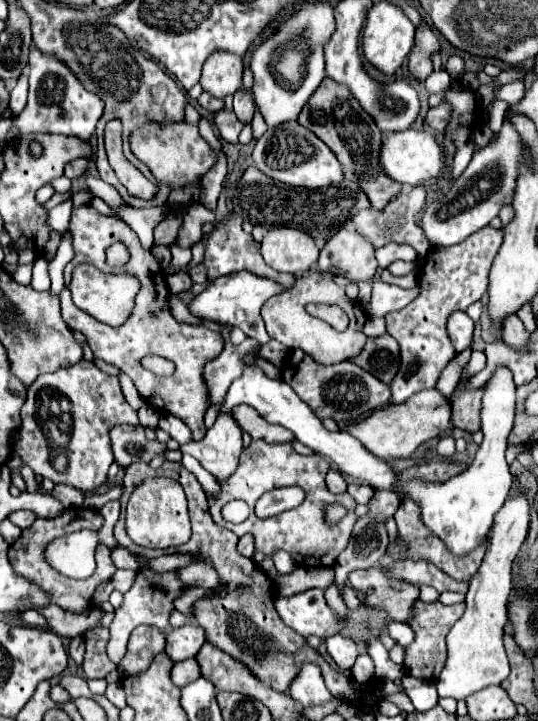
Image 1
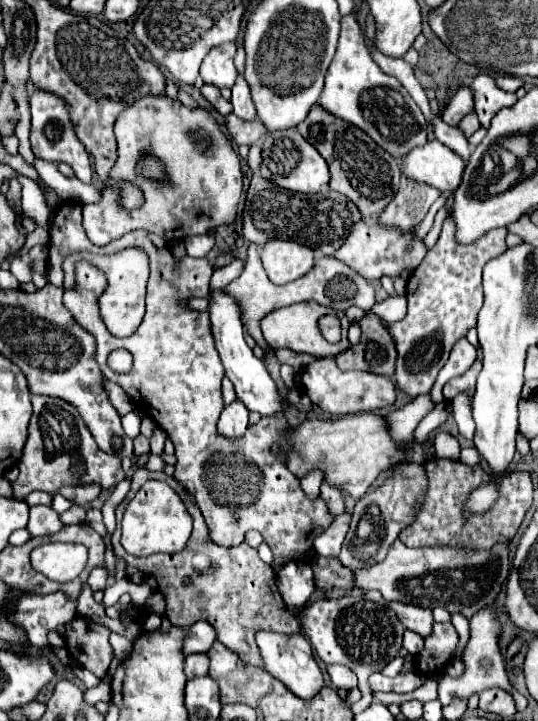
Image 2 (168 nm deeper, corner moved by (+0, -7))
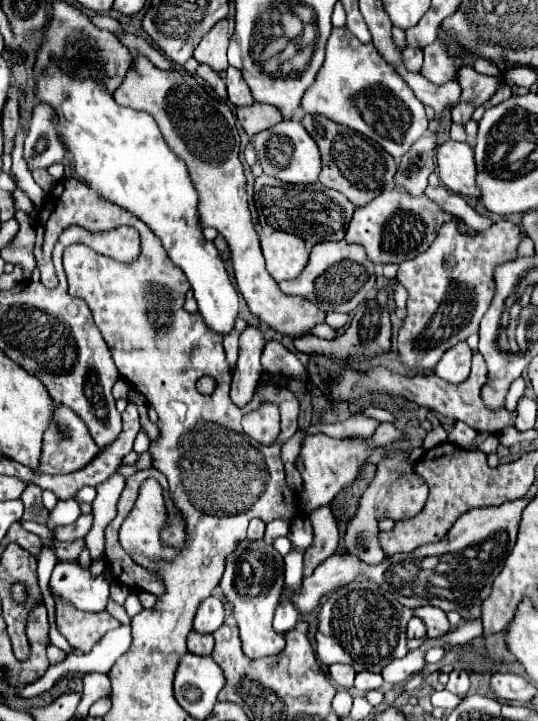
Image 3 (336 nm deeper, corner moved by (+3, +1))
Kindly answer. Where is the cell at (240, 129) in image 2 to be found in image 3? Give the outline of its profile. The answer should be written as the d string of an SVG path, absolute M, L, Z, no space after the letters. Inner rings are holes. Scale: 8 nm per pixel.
M254 102L252 106L246 106L246 108L236 108L236 118L250 138L262 130L272 128L274 124L278 124L282 120L282 116L280 116L280 112L276 112L276 108L272 108L268 104L258 104L258 102Z

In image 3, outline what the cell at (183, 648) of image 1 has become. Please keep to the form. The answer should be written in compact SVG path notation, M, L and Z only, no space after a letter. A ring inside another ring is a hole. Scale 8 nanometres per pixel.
M210 596L206 598L194 618L194 632L198 634L212 634L216 632L226 618L226 608L224 602L218 596Z

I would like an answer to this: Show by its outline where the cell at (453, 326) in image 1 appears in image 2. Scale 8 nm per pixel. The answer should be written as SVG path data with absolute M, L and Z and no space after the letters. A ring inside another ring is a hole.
M467 338L457 340L457 344L455 344L453 350L451 350L451 356L449 356L447 364L445 364L443 370L439 372L437 382L435 382L435 386L431 388L431 392L429 392L433 404L439 404L439 402L441 402L441 390L443 390L443 386L445 386L451 378L463 376L463 372L467 372L467 368L471 368L471 364L475 362L475 358L477 358L477 352L475 352L475 348L467 342Z

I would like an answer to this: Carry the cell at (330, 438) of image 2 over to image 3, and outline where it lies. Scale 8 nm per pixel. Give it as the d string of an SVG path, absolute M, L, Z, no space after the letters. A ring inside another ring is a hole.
M382 422L376 428L374 436L370 436L370 438L342 438L342 440L338 440L338 438L330 438L326 434L308 436L304 440L302 450L298 454L298 460L296 460L296 468L300 470L302 480L304 480L304 492L300 492L300 496L298 496L302 510L308 514L318 506L330 504L340 492L352 488L360 476L362 466L368 462L372 452L378 446L390 446L398 438L400 438L400 432L396 430L394 424L388 424L388 422Z

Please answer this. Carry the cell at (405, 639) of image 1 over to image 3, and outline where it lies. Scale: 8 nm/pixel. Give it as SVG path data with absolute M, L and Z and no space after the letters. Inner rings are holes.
M410 618L410 622L408 622L408 638L424 638L424 636L426 636L424 622L420 618Z

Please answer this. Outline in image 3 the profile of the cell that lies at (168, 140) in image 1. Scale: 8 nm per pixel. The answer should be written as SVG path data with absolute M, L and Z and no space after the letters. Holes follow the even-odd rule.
M146 56L134 58L132 70L114 92L114 100L120 106L148 112L156 120L172 152L176 152L176 156L186 162L192 184L198 192L200 224L216 228L228 240L236 284L240 294L246 298L250 312L266 322L272 330L290 338L300 338L308 334L308 330L312 330L316 324L322 324L326 318L322 310L318 310L306 298L282 294L278 290L278 284L272 280L272 276L268 276L268 270L264 268L258 234L250 220L246 202L246 178L242 162L238 158L240 136L236 128L236 116L226 106L226 102L208 96L190 74L158 70Z

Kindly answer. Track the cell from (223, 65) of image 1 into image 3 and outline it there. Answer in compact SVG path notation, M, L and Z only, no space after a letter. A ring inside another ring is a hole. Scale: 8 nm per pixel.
M222 20L200 40L200 44L196 46L194 58L200 64L208 64L216 72L224 72L228 68L228 58L226 58L228 42L230 42L230 38L228 38L228 20Z

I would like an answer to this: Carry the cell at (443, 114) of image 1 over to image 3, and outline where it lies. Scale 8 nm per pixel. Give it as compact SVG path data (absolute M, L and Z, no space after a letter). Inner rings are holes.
M466 66L458 70L458 84L462 94L456 108L452 108L452 122L466 124L472 118L472 112L496 92L496 78L478 74L474 68Z

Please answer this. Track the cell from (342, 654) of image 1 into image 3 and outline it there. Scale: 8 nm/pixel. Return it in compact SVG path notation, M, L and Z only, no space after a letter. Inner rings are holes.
M332 664L332 666L330 666L330 676L332 676L332 680L334 680L338 686L352 688L356 672L354 672L354 668L348 666L348 664Z

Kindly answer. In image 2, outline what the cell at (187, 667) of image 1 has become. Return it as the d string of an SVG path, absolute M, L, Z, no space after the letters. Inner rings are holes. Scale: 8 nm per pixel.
M191 654L185 658L185 674L187 678L205 676L209 670L209 656L207 654Z

